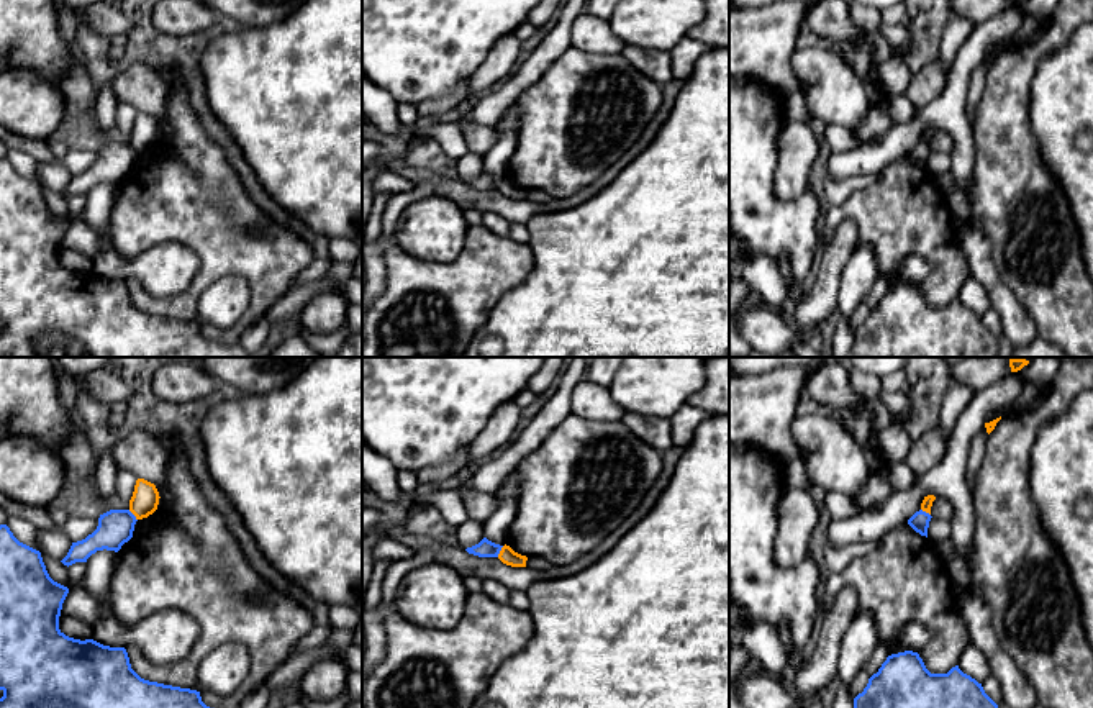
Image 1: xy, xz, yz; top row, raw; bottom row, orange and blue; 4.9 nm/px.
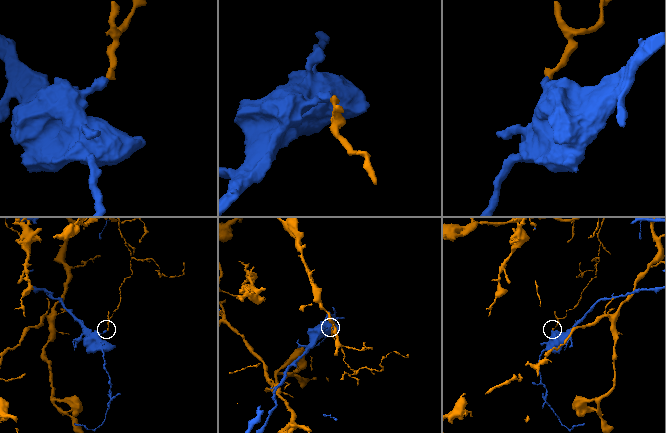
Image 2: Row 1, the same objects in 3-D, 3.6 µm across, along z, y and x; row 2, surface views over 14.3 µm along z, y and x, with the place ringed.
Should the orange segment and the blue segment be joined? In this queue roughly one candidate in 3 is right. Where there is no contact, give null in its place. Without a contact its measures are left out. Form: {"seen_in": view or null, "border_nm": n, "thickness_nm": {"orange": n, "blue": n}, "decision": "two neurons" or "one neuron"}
{"seen_in": "xz", "border_nm": 70, "thickness_nm": {"orange": 80, "blue": 90}, "decision": "two neurons"}

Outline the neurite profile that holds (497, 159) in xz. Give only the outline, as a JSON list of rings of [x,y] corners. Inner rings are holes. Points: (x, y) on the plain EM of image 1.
[[[503,118],[495,125],[497,143],[483,156],[485,170],[495,177],[505,179],[506,167],[510,164],[511,154],[518,144],[518,134],[521,129],[519,121],[506,123]]]

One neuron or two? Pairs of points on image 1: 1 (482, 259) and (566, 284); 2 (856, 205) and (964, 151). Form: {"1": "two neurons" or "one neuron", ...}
{"1": "two neurons", "2": "two neurons"}

